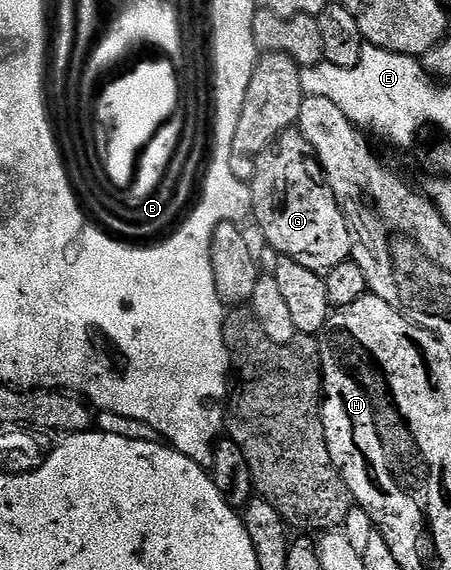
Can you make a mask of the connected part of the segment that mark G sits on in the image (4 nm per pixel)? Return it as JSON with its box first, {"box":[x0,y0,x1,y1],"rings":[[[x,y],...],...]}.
{"box":[251,130,355,274],"rings":[[[286,130],[277,137],[275,146],[266,147],[261,155],[265,156],[258,158],[257,174],[251,179],[253,212],[265,231],[266,242],[277,251],[276,255],[291,258],[299,262],[299,266],[307,266],[307,270],[322,274],[328,274],[335,266],[346,263],[352,257],[349,255],[353,252],[353,244],[355,248],[355,232],[340,200],[329,187],[321,161],[305,135],[300,130]]]}

